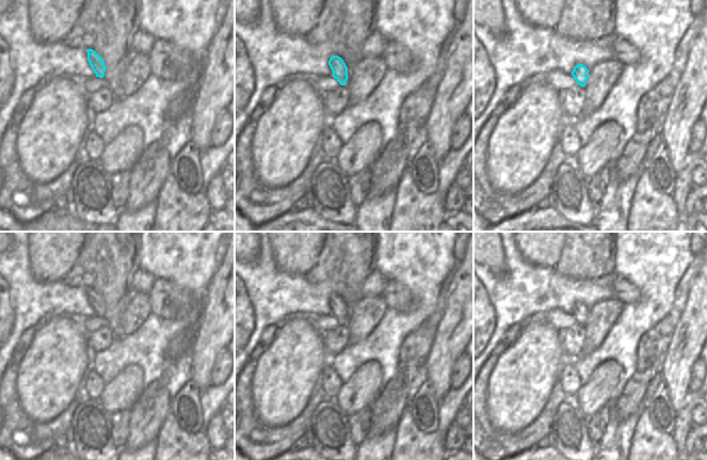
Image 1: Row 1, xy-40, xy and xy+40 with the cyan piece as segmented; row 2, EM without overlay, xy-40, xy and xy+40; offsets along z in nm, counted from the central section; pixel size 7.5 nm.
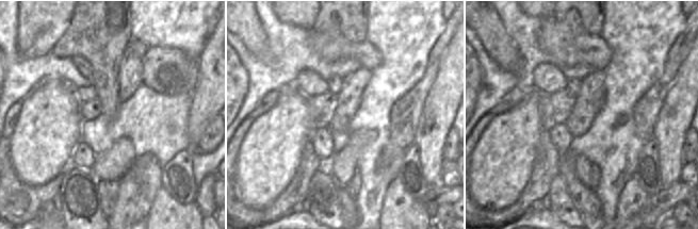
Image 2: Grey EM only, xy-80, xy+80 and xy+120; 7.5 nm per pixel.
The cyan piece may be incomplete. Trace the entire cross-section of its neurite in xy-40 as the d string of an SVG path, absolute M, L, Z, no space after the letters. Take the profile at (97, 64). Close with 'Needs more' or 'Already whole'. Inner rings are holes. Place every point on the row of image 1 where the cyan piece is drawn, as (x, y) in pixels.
M86 49L87 52L87 61L96 74L96 77L103 78L105 72L107 69L105 65L105 61L102 58L93 49Z. Already whole

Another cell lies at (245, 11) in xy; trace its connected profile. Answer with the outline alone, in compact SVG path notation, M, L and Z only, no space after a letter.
M235 0L235 19L253 23L260 16L260 0Z

